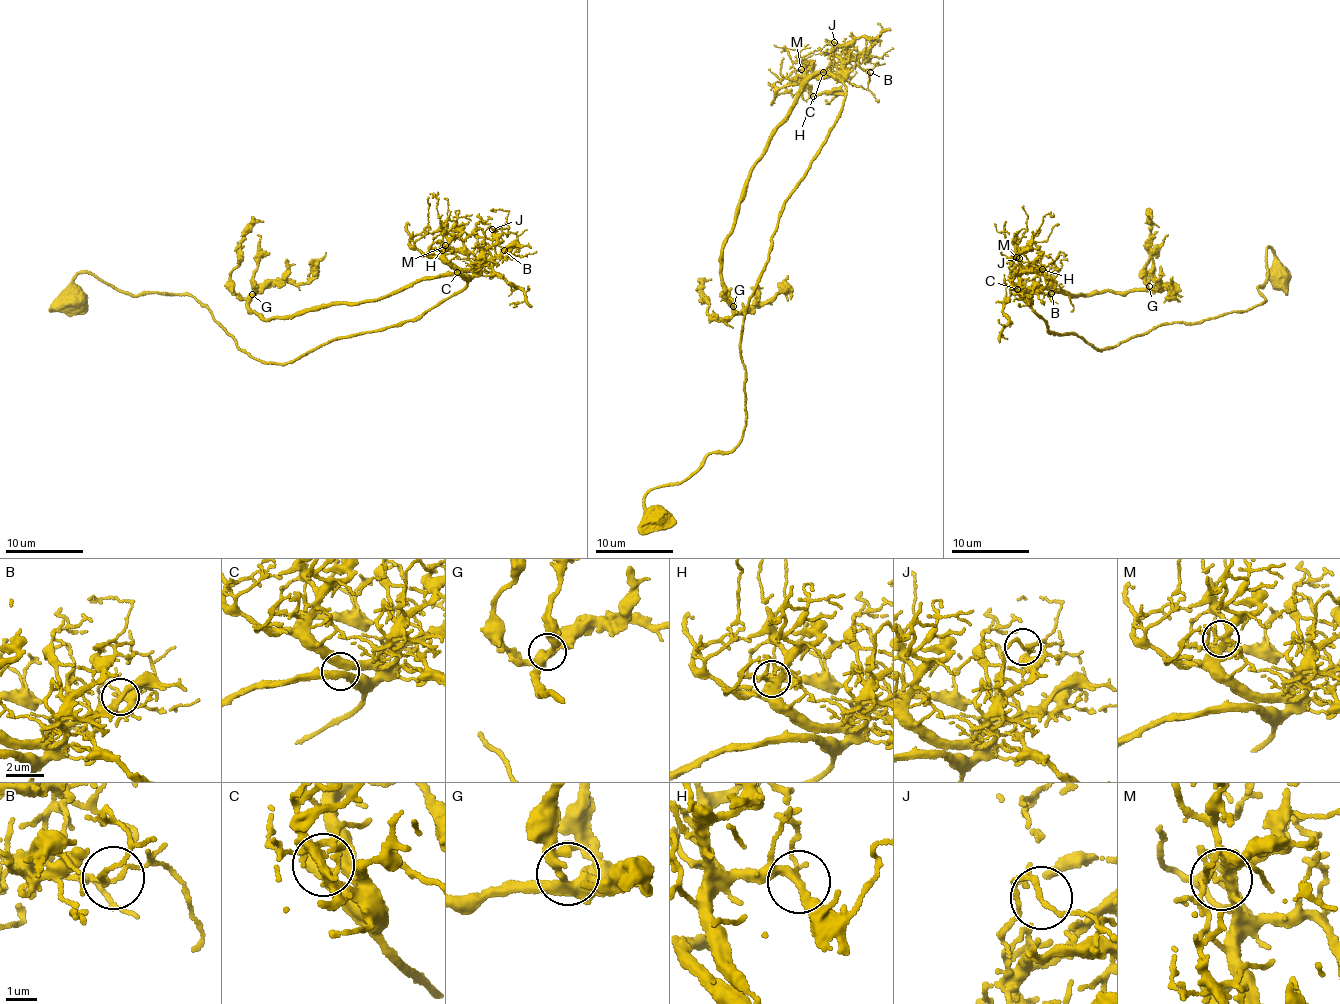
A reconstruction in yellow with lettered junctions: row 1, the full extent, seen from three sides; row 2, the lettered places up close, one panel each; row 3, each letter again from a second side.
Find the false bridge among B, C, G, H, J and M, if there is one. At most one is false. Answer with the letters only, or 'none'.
J

